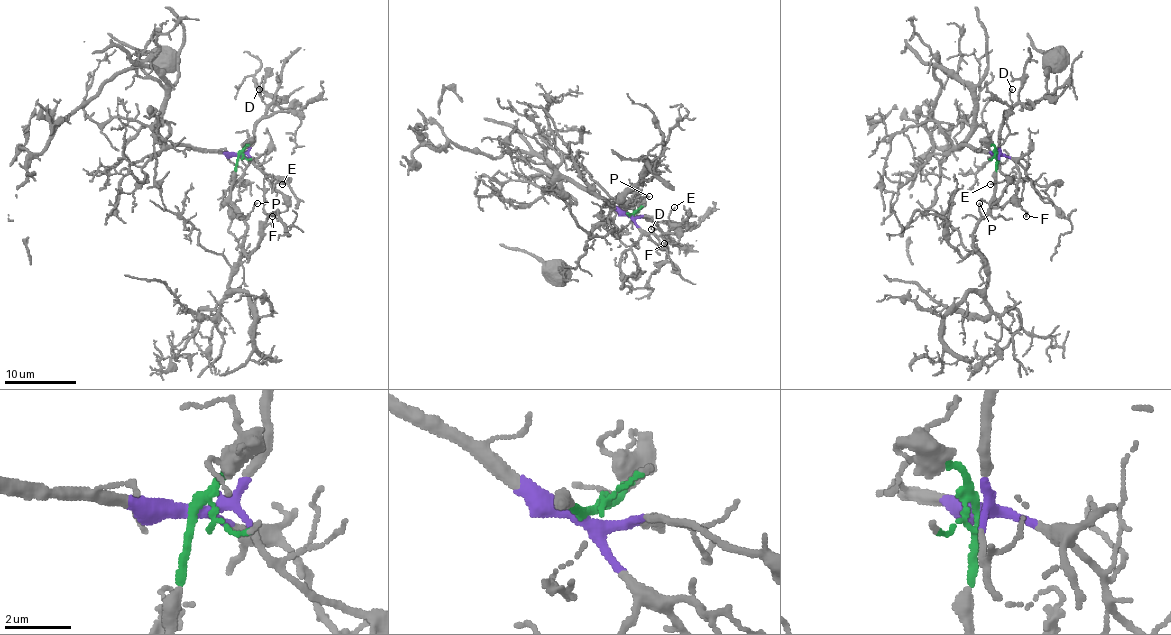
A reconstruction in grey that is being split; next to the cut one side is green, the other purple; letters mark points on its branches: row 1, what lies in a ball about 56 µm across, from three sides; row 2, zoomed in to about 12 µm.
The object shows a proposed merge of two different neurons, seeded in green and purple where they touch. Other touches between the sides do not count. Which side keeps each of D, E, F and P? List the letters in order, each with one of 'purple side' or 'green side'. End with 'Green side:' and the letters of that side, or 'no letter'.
D: purple side
E: purple side
F: purple side
P: green side
Green side: P

